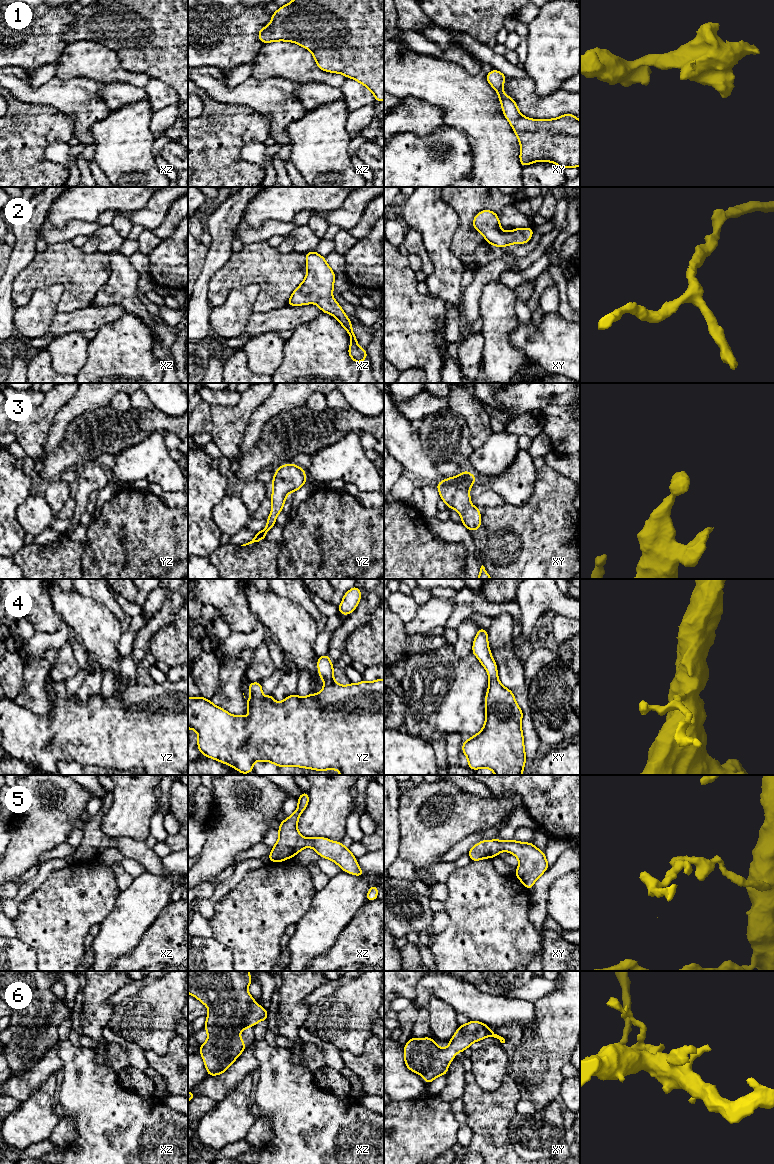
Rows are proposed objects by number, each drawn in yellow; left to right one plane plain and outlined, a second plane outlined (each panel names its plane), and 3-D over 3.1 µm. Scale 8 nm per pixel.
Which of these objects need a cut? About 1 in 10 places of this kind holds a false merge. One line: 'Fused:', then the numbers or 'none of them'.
Fused: none of them

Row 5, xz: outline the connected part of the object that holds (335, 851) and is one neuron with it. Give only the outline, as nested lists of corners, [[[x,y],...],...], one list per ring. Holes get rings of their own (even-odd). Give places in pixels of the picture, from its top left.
[[[303,792],[298,797],[296,811],[278,828],[279,838],[268,856],[271,862],[283,862],[293,858],[305,847],[313,848],[322,858],[327,858],[340,866],[342,871],[356,876],[364,876],[365,872],[359,868],[356,857],[341,842],[334,842],[324,837],[306,838],[300,835],[297,823],[301,813],[307,808],[309,793]]]

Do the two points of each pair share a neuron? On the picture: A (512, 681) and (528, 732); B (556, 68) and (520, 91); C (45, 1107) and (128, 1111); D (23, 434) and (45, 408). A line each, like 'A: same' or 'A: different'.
A: same
B: different
C: different
D: same

